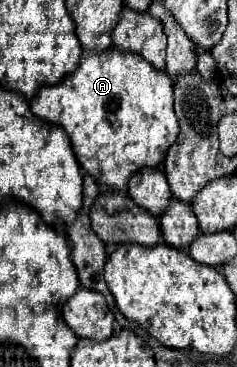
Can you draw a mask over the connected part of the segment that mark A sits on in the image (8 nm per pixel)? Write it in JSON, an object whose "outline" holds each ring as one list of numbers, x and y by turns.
{"outline":[[110,48,106,52,82,52,82,60,74,74,66,76,56,86,42,86,38,94,30,100,32,112,50,124,60,126,76,152,80,166,96,178,108,190,124,192,132,174,142,167,157,168,166,158,170,144,174,144,180,128,178,118,174,114,174,98,172,98,172,82,166,72,158,72,152,68,142,56,132,52,120,52]]}

